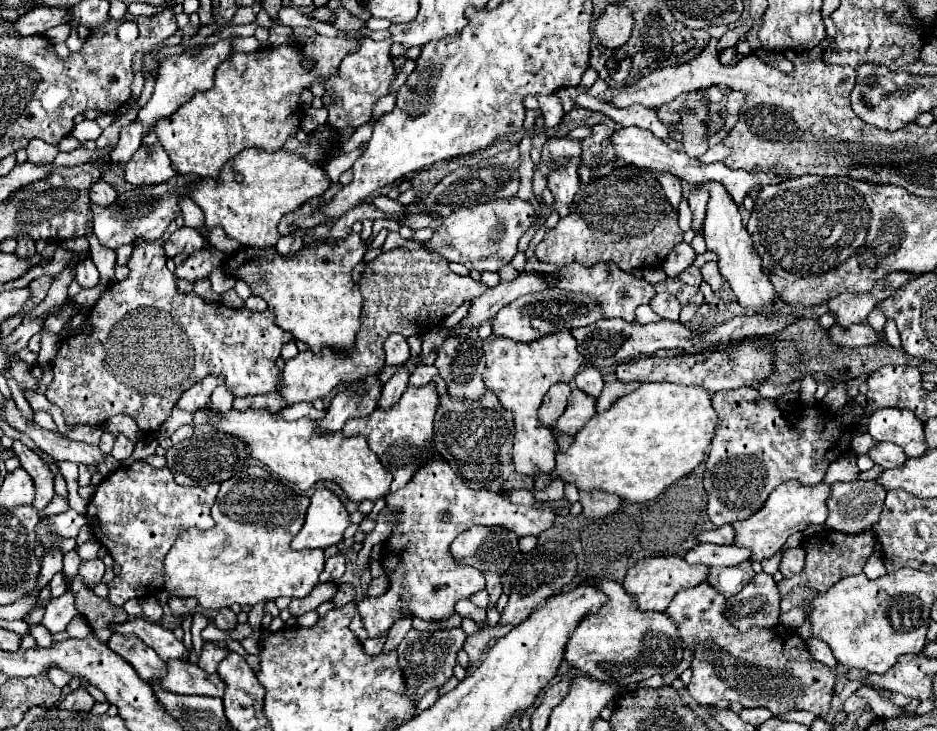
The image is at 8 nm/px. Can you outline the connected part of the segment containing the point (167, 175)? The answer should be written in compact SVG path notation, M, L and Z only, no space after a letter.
M142 144L134 154L134 158L124 168L126 182L134 186L162 184L170 180L174 174L176 170L172 168L170 158L160 144L152 144L152 146Z

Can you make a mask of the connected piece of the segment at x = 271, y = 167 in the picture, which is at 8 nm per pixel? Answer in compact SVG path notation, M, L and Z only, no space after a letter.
M244 150L232 162L226 162L218 180L198 182L192 190L192 200L202 208L206 222L204 232L222 226L226 234L238 240L242 246L274 246L280 238L278 222L282 216L298 210L310 198L322 196L330 188L330 178L320 164L308 162L298 154L286 150L264 152L264 150Z

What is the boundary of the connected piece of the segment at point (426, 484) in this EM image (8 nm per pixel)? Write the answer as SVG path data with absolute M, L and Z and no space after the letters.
M432 458L414 474L408 486L388 494L386 506L400 510L400 524L382 546L380 558L390 576L390 588L384 596L366 598L358 604L370 638L388 632L392 622L402 616L420 616L424 620L448 618L454 614L454 604L460 598L470 598L474 592L484 590L484 576L478 570L458 566L450 558L448 546L460 532L472 526L502 526L518 536L538 536L556 520L552 508L534 510L532 506L516 506L502 494L468 488L442 458Z

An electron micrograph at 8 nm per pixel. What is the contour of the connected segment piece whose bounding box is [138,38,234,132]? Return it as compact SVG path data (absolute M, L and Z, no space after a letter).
M232 38L226 40L218 40L216 44L210 44L206 48L200 48L196 52L184 52L180 56L170 56L166 58L166 62L162 62L160 66L160 74L154 86L154 94L150 98L150 102L138 112L138 120L146 126L146 132L160 120L170 116L174 110L178 110L184 102L188 102L198 90L210 90L214 88L214 72L216 68L228 60L234 54L232 48Z

